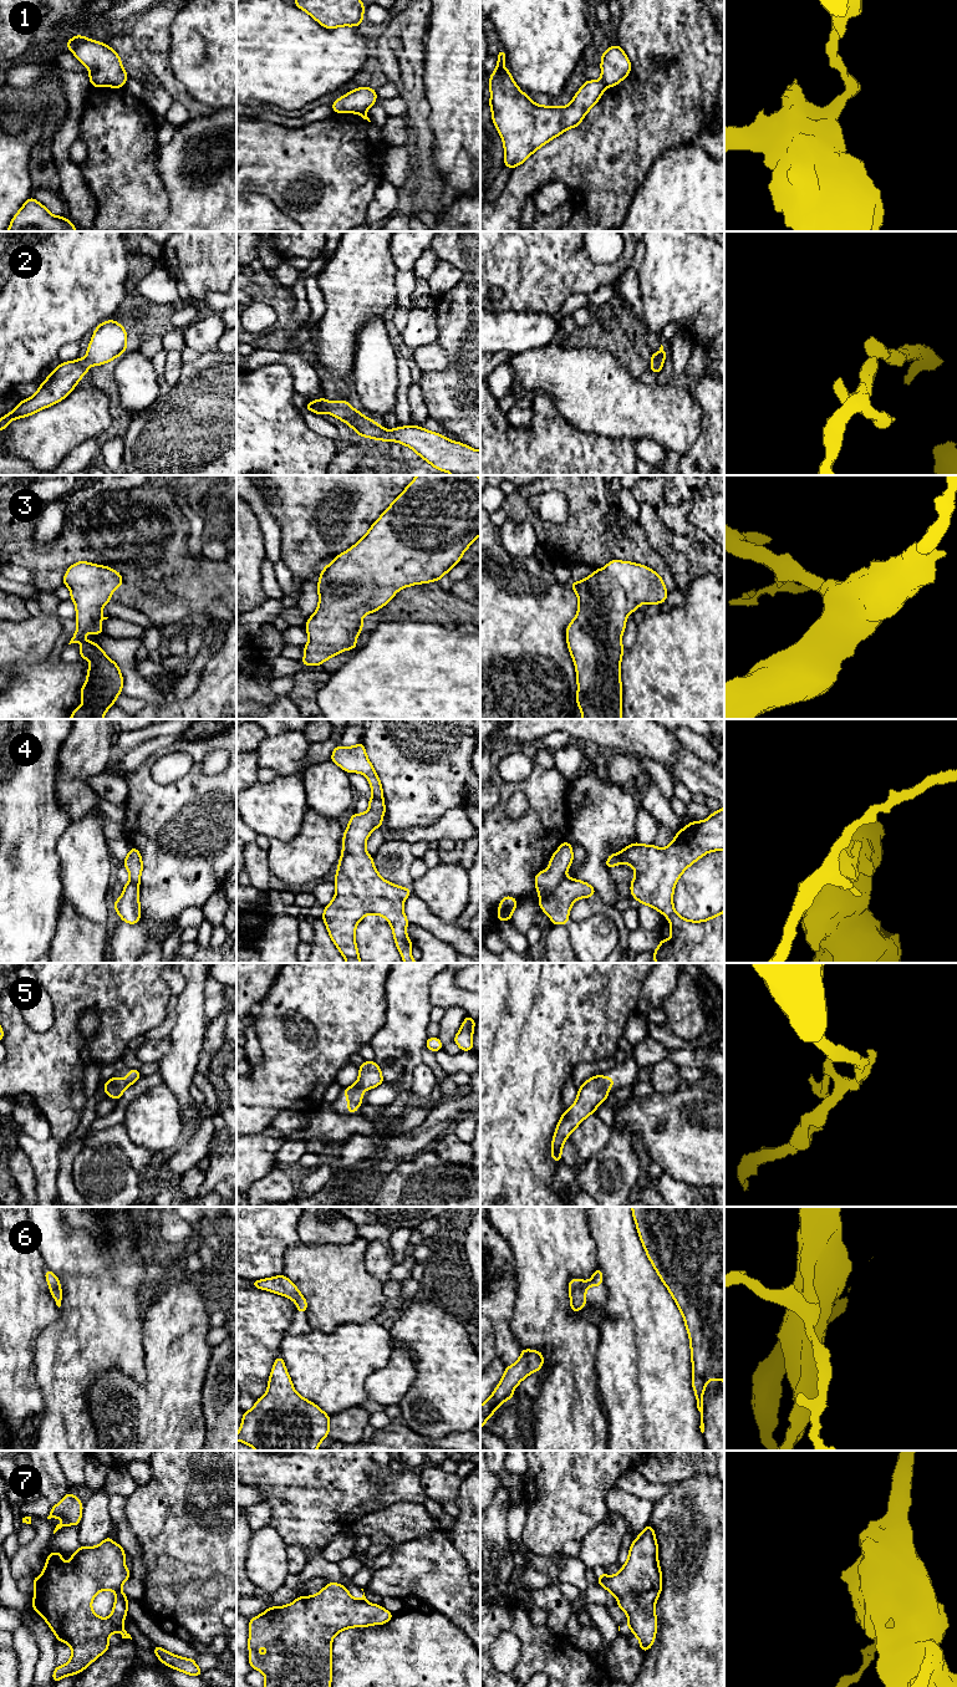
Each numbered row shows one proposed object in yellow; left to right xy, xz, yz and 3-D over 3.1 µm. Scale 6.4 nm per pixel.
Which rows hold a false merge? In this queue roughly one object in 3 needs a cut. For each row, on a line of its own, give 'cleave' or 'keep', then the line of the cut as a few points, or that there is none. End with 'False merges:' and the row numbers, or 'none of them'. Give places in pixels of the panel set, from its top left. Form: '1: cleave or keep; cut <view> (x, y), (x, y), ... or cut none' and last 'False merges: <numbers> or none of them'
1: cleave; cut yz (601, 80), (606, 86)
2: keep; cut none
3: keep; cut none
4: cleave; cut yz (565, 877), (550, 892), (540, 896)
5: keep; cut none
6: keep; cut none
7: cleave; cut xz (359, 1600), (365, 1601)
False merges: 1, 4, 7

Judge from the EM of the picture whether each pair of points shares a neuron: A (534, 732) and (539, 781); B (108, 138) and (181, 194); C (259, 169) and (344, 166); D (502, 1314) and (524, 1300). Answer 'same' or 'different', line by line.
A: different
B: different
C: same
D: different

